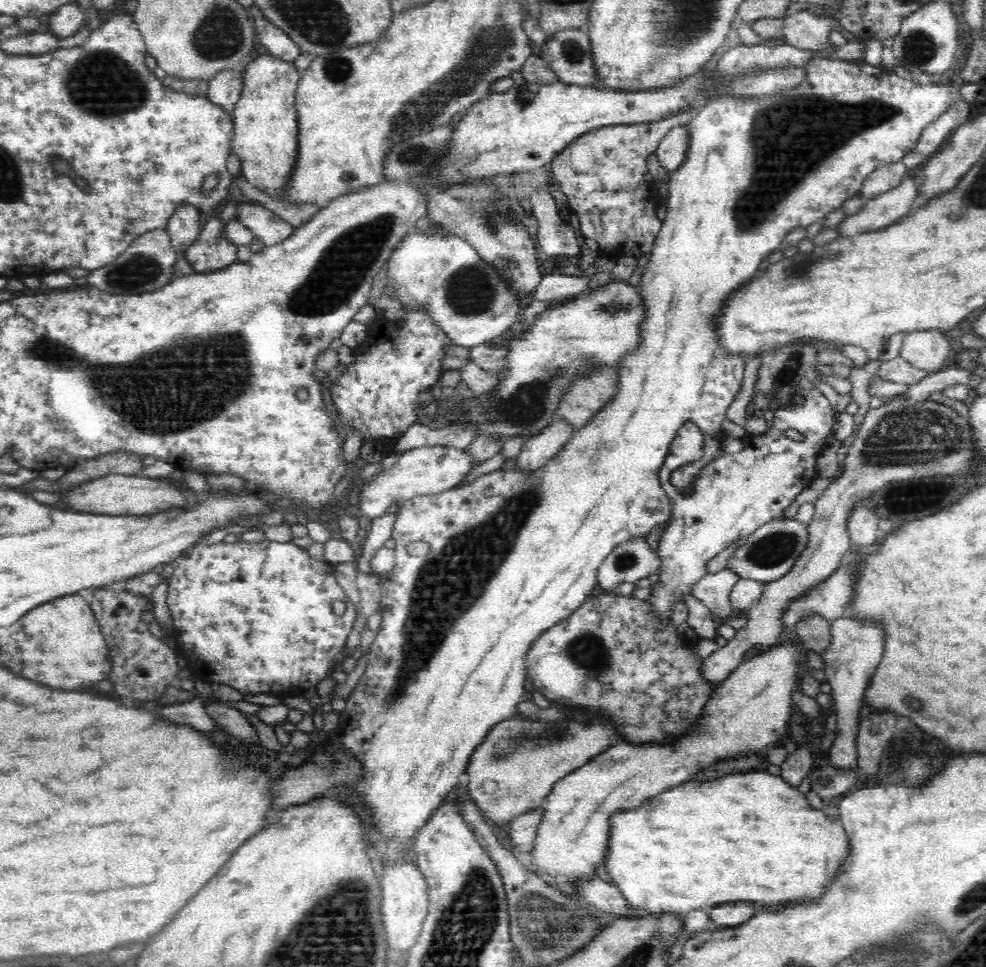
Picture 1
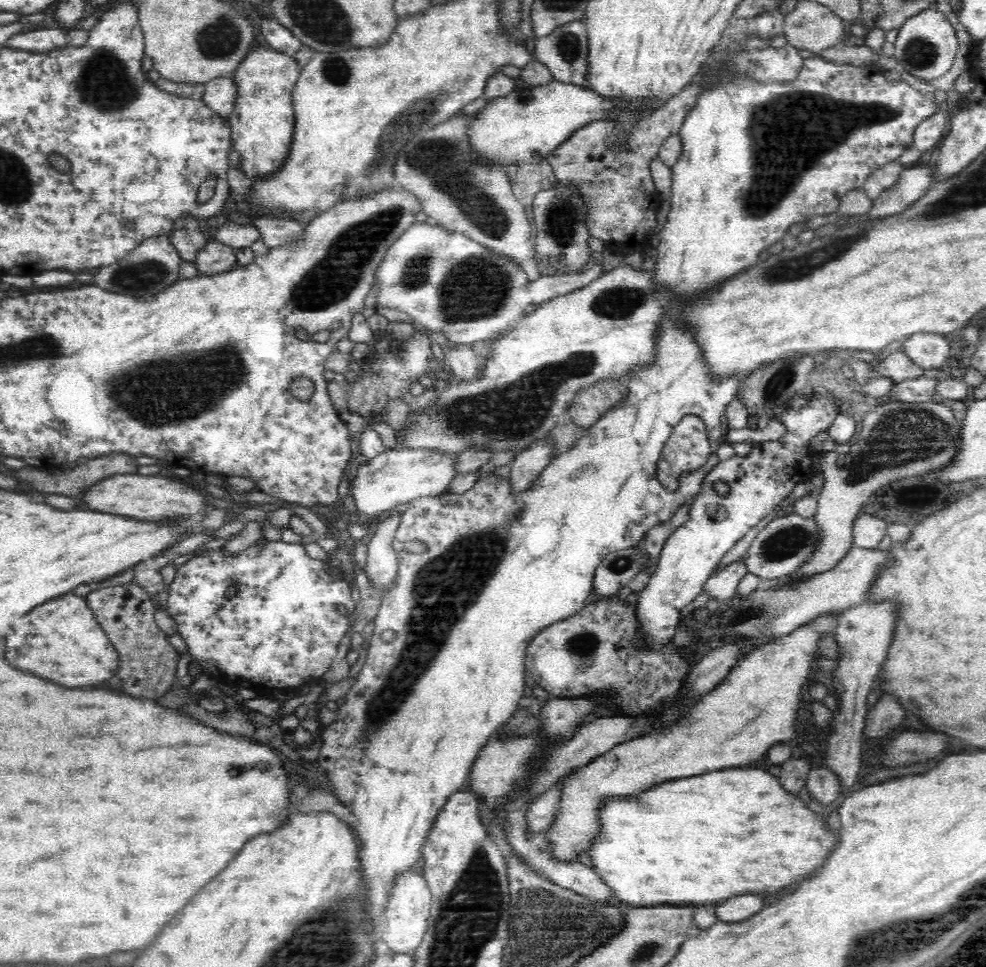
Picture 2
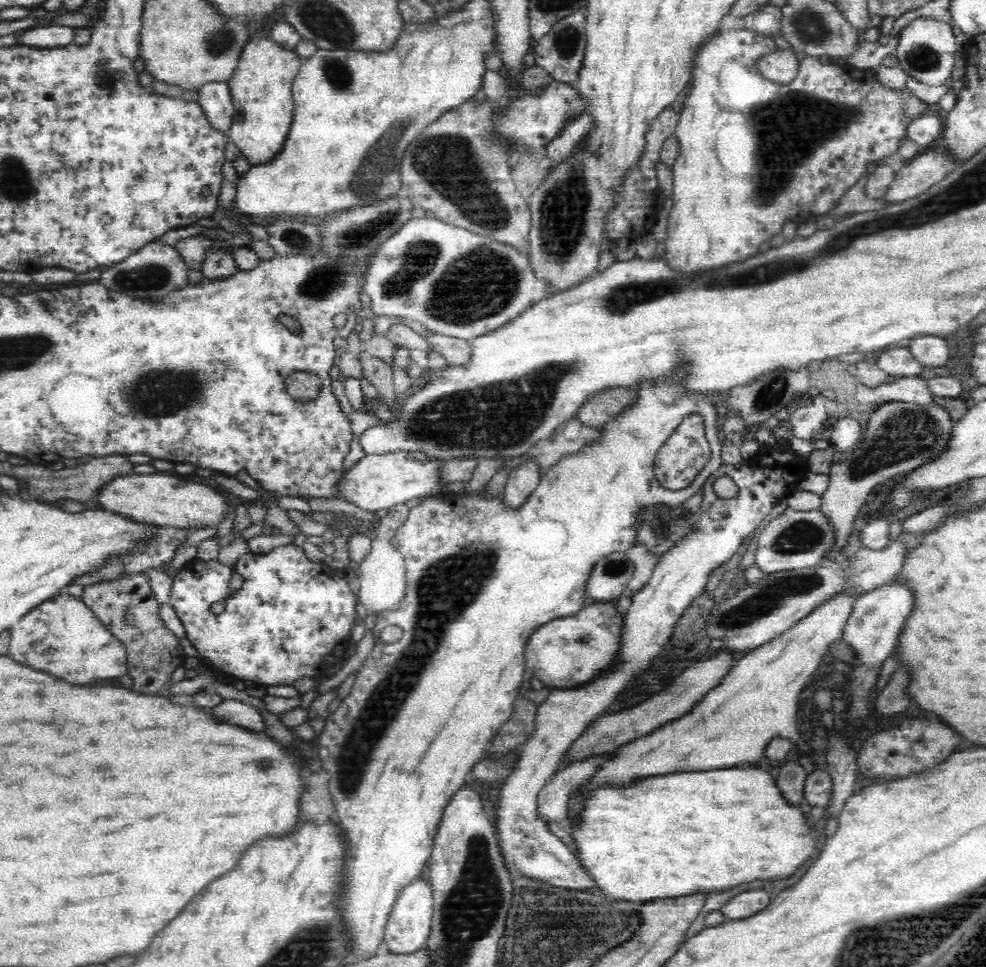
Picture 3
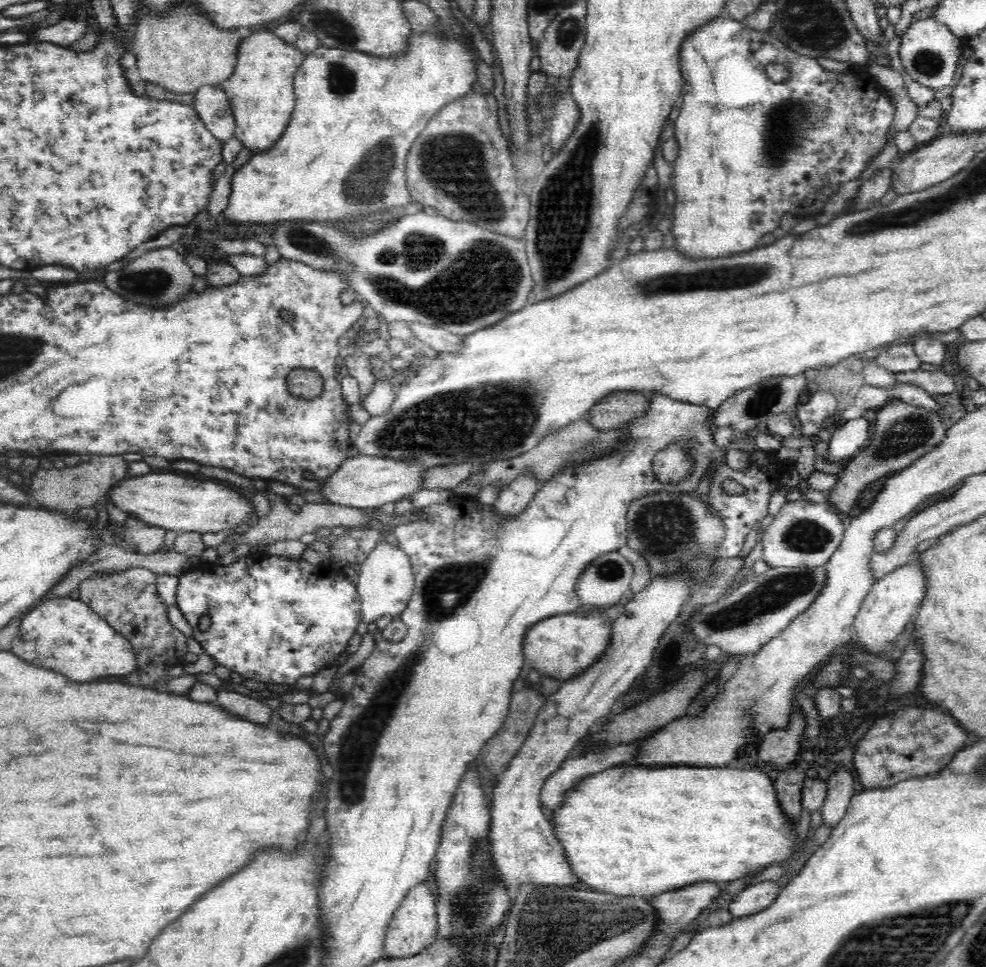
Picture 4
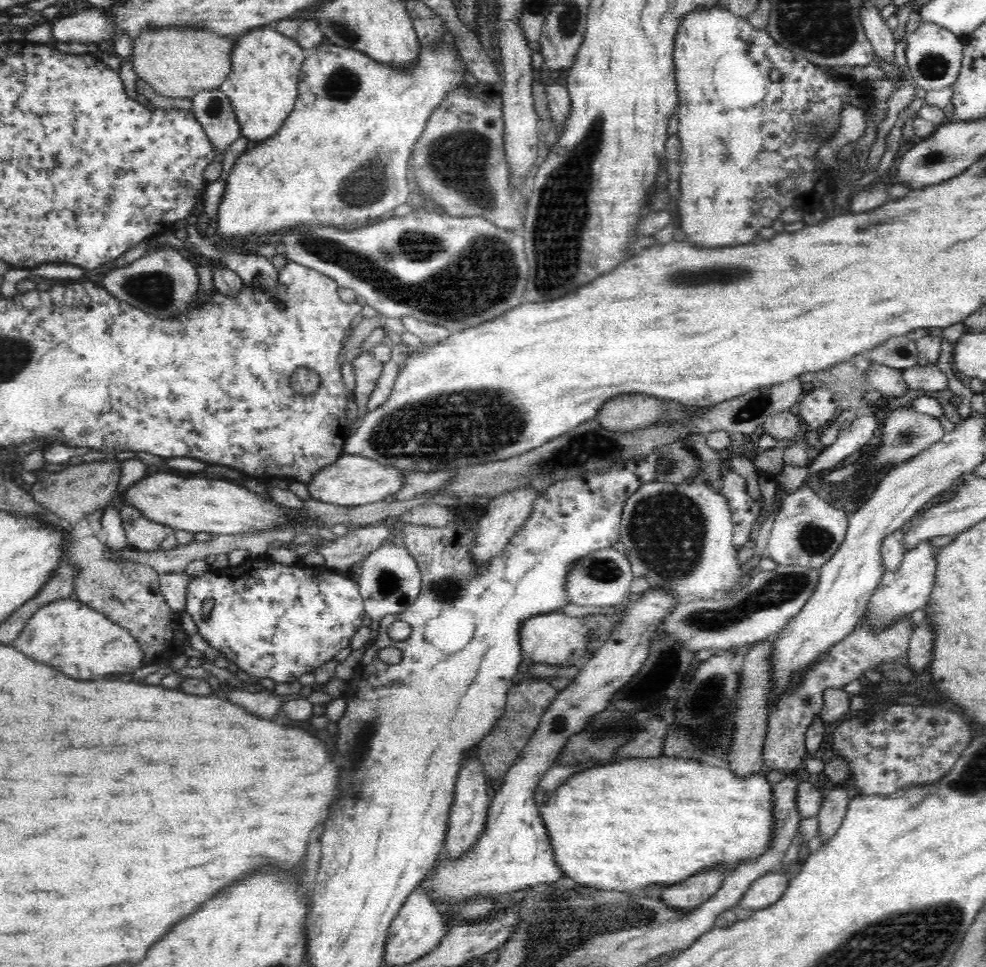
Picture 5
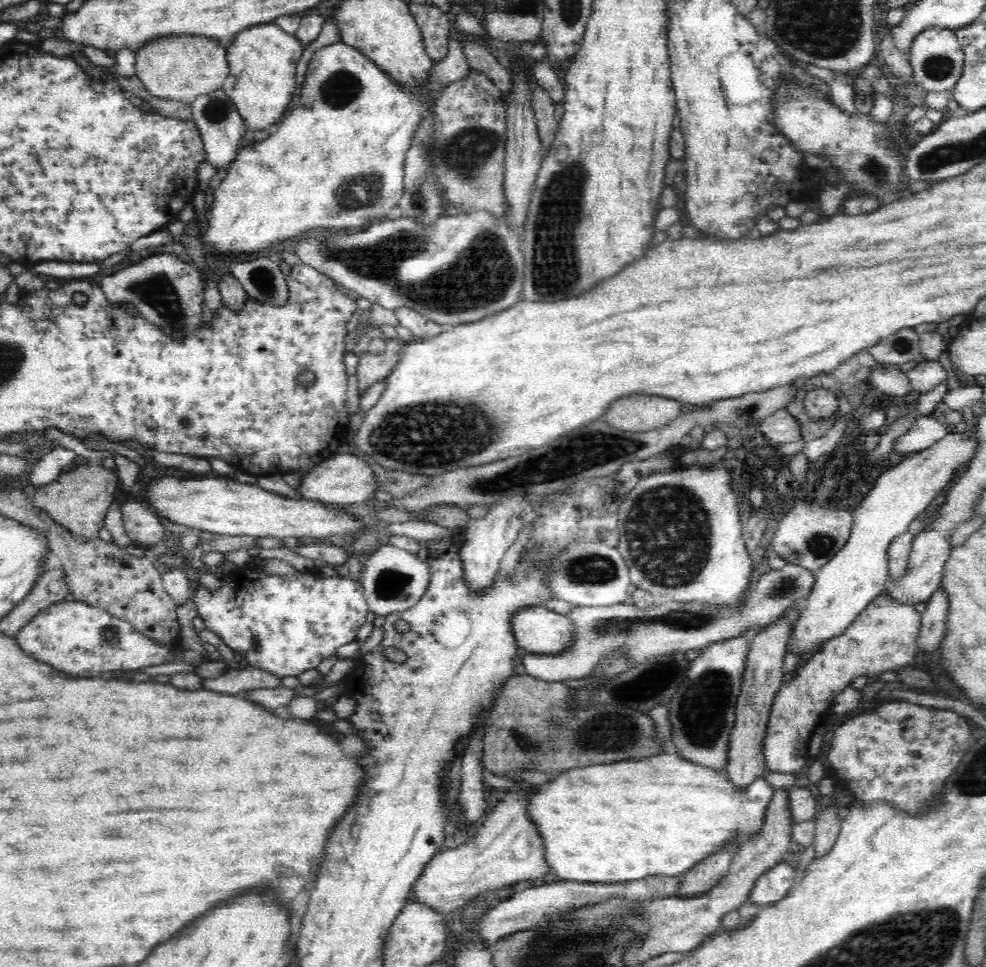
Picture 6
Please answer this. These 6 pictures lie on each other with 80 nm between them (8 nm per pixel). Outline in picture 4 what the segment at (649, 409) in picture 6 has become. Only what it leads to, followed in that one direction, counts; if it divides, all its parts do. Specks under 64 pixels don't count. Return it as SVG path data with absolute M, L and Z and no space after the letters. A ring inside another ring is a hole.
M638 391L612 392L587 410L585 420L602 431L618 428L645 411L647 398L647 393Z

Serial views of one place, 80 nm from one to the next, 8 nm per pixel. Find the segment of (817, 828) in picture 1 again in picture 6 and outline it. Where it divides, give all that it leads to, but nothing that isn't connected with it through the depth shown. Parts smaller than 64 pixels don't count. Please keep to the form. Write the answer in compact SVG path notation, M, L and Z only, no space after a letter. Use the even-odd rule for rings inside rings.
M658 754L638 760L625 760L612 764L602 764L602 766L588 766L588 768L574 768L574 770L560 770L554 780L548 783L537 785L535 794L529 792L530 815L537 827L540 828L541 836L544 839L545 856L549 864L552 865L554 878L548 882L555 882L556 878L564 878L564 881L575 881L578 883L602 883L602 884L622 884L626 882L636 882L642 879L666 876L666 878L676 878L692 870L696 864L704 862L706 858L714 856L716 852L733 846L742 848L742 844L750 842L750 838L756 838L764 830L765 812L774 796L774 787L766 781L765 777L756 777L750 784L744 787L734 785L729 780L728 773L724 769L708 768L706 765L694 764L693 761L686 760L680 755Z

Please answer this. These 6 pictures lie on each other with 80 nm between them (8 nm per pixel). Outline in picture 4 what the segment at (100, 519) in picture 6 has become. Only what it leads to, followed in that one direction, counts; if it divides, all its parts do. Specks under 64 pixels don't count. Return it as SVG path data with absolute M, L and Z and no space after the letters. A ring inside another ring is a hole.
M96 455L88 462L73 467L60 465L53 469L43 469L39 466L27 493L33 502L43 504L46 508L77 514L76 510L92 508L100 496L104 498L106 492L110 492L110 489L127 475L128 468L129 462L122 455Z

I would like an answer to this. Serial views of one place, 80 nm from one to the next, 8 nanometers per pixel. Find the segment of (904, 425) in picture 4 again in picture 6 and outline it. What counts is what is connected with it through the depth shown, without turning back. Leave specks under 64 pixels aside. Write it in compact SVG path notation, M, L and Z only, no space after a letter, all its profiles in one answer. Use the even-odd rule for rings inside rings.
M922 415L922 418L918 418L918 422L914 424L914 428L896 442L896 452L912 454L912 452L926 450L935 442L942 440L948 433L947 427L934 417L924 418Z

